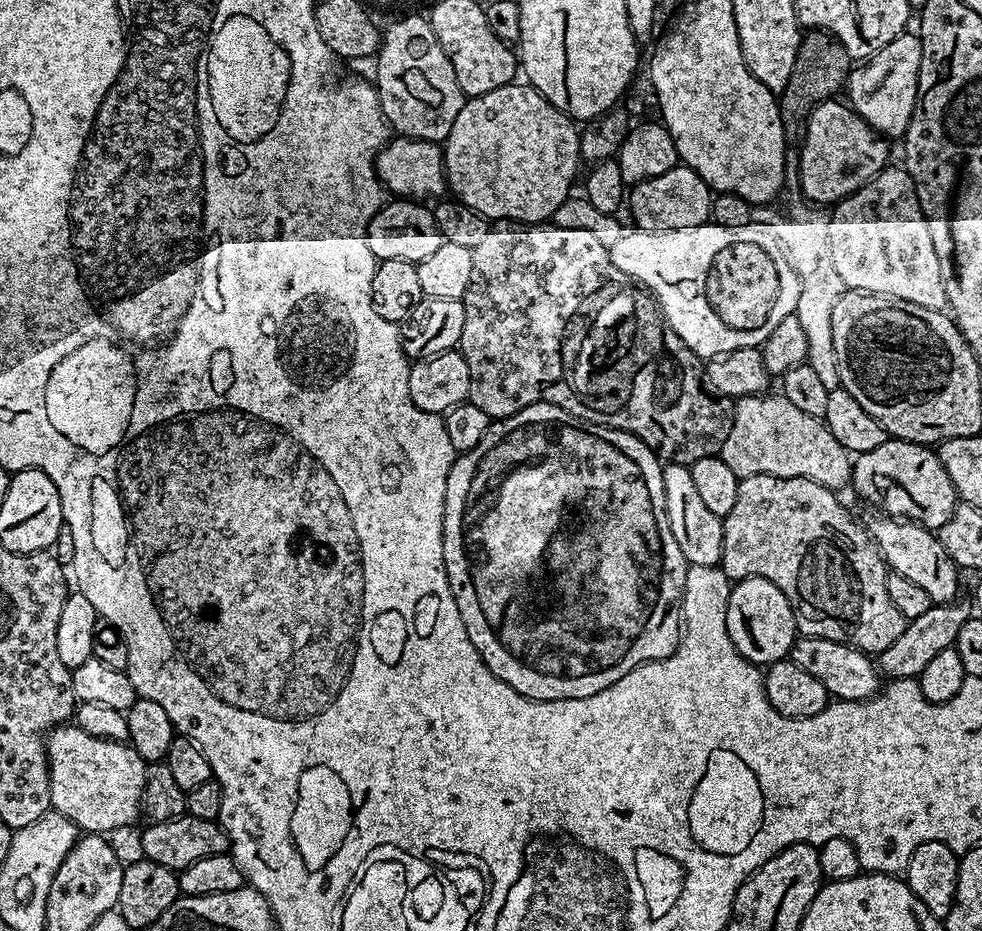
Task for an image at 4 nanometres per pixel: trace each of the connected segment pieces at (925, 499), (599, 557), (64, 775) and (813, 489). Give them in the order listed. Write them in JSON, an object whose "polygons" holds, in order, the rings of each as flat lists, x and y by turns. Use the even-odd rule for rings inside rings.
{"polygons":[[[885,438,882,446,859,453,851,465,851,487,856,487,866,503,881,508,885,517,910,520,929,530,938,530,957,506,954,482,950,482,950,474,946,474,939,455,927,444]],[[553,404,526,406,518,410,518,414,492,420,486,430,486,438,482,438,474,450,457,455,446,478,444,561,454,602,458,602,458,614,462,614,466,634,470,642,474,642,482,662,486,662,492,673,506,682,506,686,531,700,590,698,598,694,598,690,614,686,618,678,630,674,630,670,639,664,672,656,680,644,680,601,684,599,690,565,682,550,678,550,678,542,674,542,674,530,670,530,660,457,634,434,579,420]],[[69,722,46,740,52,808,62,813,84,834,109,834,141,819,146,761,132,745,99,740]],[[754,474,753,476,743,477,738,486,738,499,735,500,734,507,730,510,730,514,726,514,722,518,724,522,724,529,722,530,722,558,718,567,733,582,745,580,751,576,766,578,770,582,774,582,774,586,778,586,778,590,782,590,782,594,786,594,796,619,797,629,803,635,830,638,834,642,842,642,850,645,851,648,857,648,859,652,878,654,882,650,886,650,886,646,890,646,890,642,898,642,906,621,902,614,898,614,898,610,894,607,894,602,890,602,890,594,886,590,890,569,884,563,880,549,876,547,876,541,872,539,865,529,863,532,852,521,851,514,844,509,843,502,836,496,839,495,833,489,822,486,810,478,782,478,781,476,771,476,770,474]]]}

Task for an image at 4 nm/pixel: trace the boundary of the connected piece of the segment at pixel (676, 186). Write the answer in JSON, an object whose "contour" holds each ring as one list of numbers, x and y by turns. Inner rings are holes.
{"contour":[[677,166,658,174,658,178,631,185,626,196,626,208,632,211,632,220,642,232,682,230,682,226,709,223,712,215,713,193,699,174,687,166]]}

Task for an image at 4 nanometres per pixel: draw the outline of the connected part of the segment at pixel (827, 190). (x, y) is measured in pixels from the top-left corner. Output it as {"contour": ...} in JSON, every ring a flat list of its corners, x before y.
{"contour":[[829,98,817,104,810,114,804,143,800,151,800,184,805,201,813,200,813,205,835,205,855,192,858,182,867,182,878,172,884,171,888,160,889,141,875,132,864,121,863,116,852,111,847,103]]}

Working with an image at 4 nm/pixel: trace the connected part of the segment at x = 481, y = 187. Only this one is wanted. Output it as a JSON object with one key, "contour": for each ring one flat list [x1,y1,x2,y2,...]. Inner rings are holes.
{"contour":[[527,82,498,86,498,90,490,90,490,94,465,99,458,118,454,118,454,126,450,126,447,140,443,141,442,151,447,191,492,222,542,224,551,221,558,206,570,198,568,191,582,165,580,132,572,117,556,109]]}

